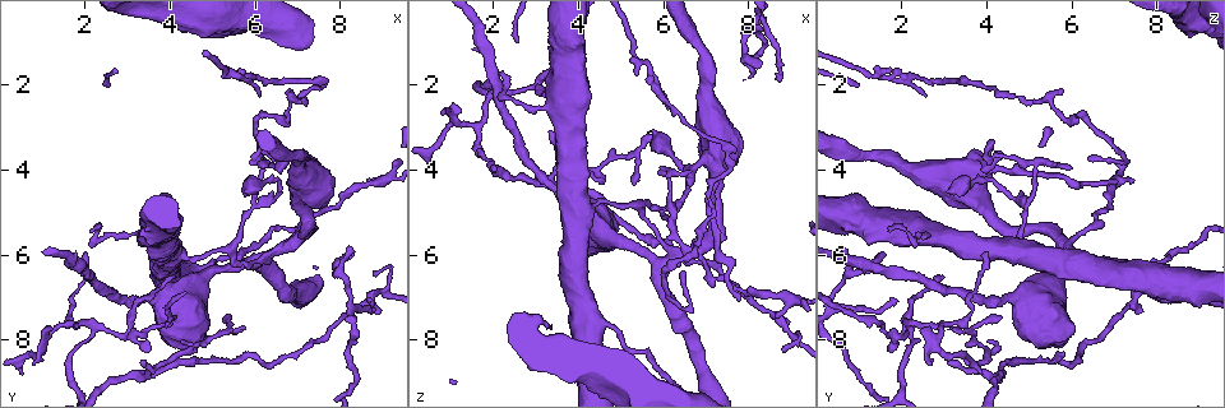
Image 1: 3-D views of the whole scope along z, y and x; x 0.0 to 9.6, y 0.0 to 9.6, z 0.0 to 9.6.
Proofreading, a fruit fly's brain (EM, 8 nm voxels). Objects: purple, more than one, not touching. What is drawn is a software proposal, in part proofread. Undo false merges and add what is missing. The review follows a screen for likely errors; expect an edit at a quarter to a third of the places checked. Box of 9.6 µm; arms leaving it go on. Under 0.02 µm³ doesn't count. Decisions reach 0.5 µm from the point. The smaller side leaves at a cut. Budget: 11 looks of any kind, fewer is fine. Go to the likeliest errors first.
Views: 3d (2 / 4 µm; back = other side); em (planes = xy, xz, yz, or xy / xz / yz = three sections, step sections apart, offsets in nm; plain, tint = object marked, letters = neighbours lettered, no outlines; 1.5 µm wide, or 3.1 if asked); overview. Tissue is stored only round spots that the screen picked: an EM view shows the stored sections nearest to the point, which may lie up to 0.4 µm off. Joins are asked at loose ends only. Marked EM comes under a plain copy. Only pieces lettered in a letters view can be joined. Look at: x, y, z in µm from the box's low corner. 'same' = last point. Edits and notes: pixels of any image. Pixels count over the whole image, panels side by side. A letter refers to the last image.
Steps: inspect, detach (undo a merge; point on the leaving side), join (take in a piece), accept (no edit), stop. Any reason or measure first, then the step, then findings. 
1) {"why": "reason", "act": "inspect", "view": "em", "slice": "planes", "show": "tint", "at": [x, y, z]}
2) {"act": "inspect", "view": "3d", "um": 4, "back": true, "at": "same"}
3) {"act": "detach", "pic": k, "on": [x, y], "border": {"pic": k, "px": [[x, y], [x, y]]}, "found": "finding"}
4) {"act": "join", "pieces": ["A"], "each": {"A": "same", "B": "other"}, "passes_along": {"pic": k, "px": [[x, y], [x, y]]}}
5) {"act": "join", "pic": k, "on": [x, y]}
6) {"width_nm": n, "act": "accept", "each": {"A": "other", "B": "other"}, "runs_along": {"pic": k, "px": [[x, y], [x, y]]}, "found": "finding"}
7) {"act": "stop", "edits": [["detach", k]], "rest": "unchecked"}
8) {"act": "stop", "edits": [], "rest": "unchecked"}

{"why": "free end", "act": "inspect", "view": "em", "slice": "yz", "step": 8, "show": "tint", "at": [6.80, 2.15, 5.80]}

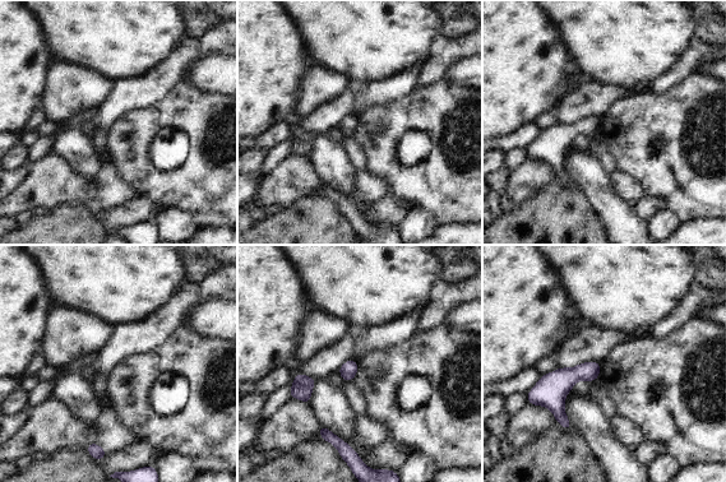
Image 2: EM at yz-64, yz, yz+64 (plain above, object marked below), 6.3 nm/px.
{"why": "cut it another way", "act": "inspect", "view": "em", "slice": "planes", "show": "letters", "at": "same"}

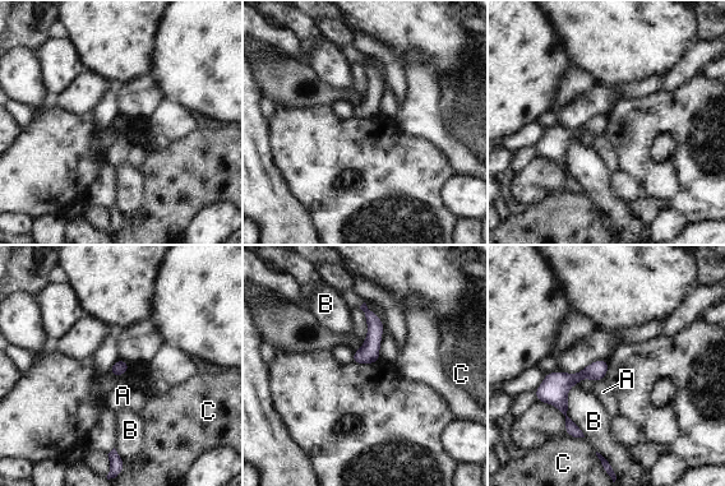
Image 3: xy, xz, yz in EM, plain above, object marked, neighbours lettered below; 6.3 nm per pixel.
{"act": "accept", "each": {"A": "other", "B": "other", "C": "other"}, "runs_along": {"pic": 3, "px": [[603, 362], [562, 389], [569, 431]]}, "found": "none of them fits"}

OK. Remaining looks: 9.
{"act": "inspect", "view": "3d", "um": 4, "at": [5.75, 7.75, 3.10]}

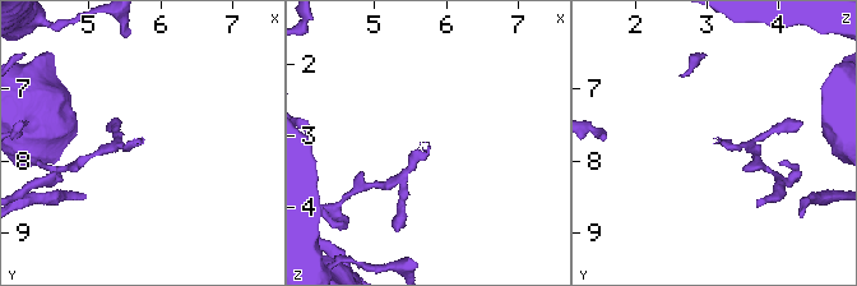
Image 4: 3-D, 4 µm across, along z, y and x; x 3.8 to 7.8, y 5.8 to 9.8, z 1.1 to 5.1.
{"act": "inspect", "view": "em", "slice": "xy", "step": 8, "show": "tint", "at": [5.75, 7.75, 3.05]}

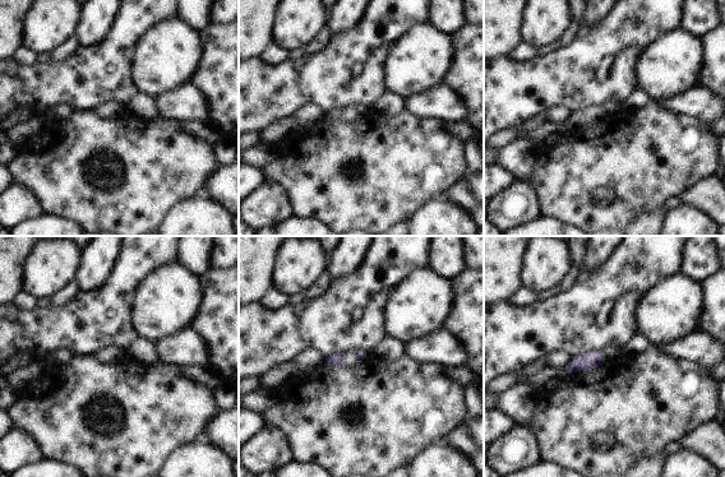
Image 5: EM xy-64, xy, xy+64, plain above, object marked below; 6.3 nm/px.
{"act": "inspect", "view": "em", "slice": "planes", "show": "letters", "at": "same"}

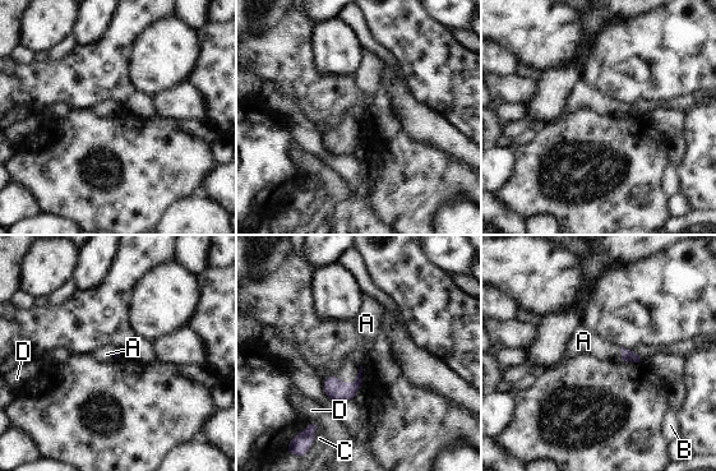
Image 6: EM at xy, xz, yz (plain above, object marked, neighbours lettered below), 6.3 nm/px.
{"act": "join", "pieces": ["A"], "each": {"A": "same", "B": "other", "C": "other", "D": "other"}, "found": "it goes on there"}

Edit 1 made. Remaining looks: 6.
{"act": "inspect", "view": "overview"}

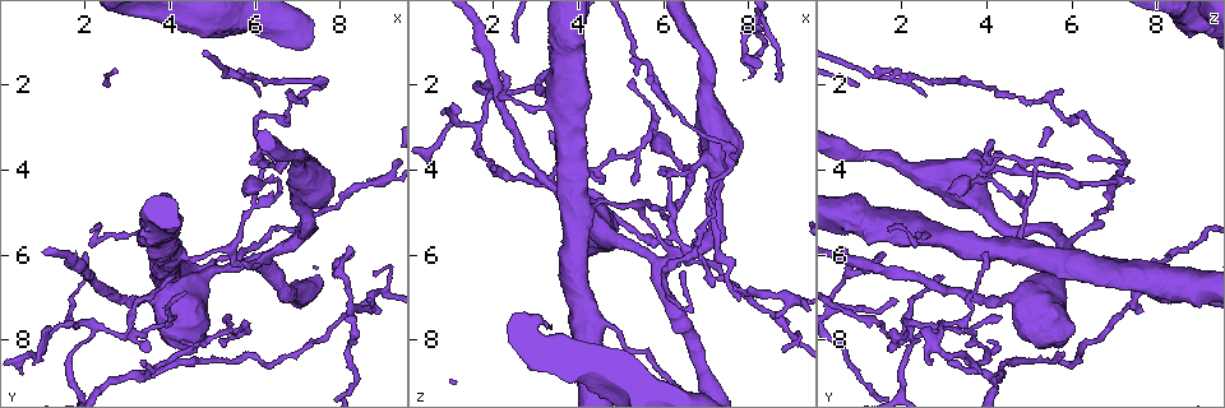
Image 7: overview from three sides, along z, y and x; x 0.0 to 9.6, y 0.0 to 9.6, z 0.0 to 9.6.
{"why": "free end", "act": "inspect", "view": "em", "slice": "planes", "show": "tint", "at": [8.60, 4.25, 7.40]}

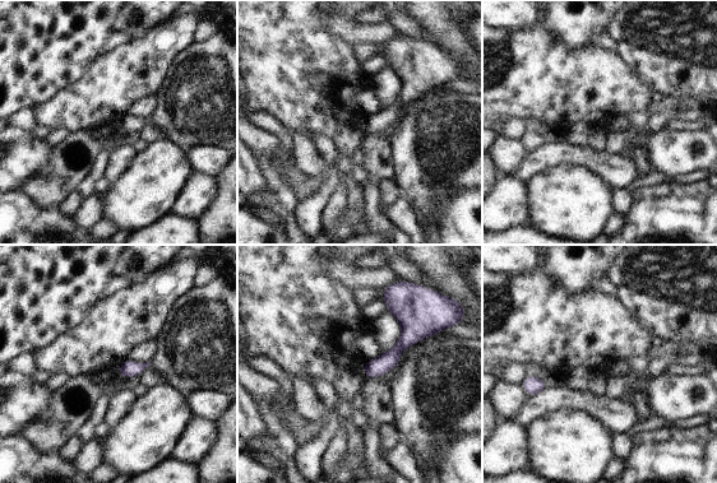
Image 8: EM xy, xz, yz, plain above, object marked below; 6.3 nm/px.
{"act": "inspect", "view": "em", "slice": "planes", "show": "letters", "at": "same"}

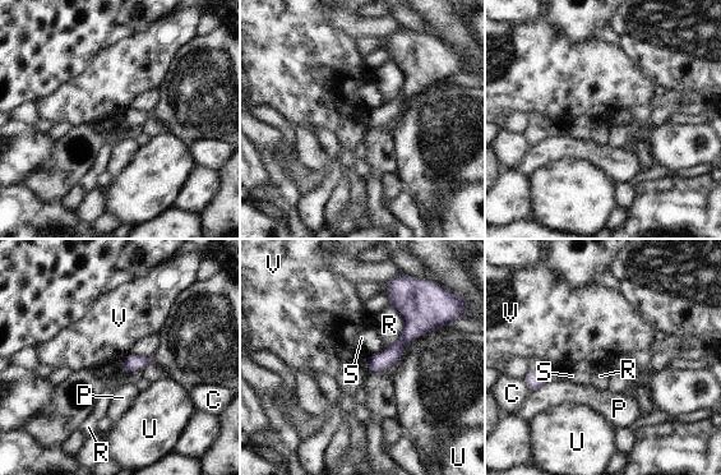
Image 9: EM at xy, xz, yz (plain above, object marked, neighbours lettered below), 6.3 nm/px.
{"longest_contact_nm": ["R", 280], "act": "accept", "each": {"C": "other", "P": "other", "R": "other", "S": "other", "U": "other", "V": "other"}, "runs_along": {"pic": 9, "px": [[389, 290], [410, 333], [373, 368]]}, "found": "none of them fits"}

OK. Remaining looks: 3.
{"why": "tapers out", "act": "inspect", "view": "em", "slice": "planes", "show": "letters", "at": [8.20, 5.80, 0.70]}

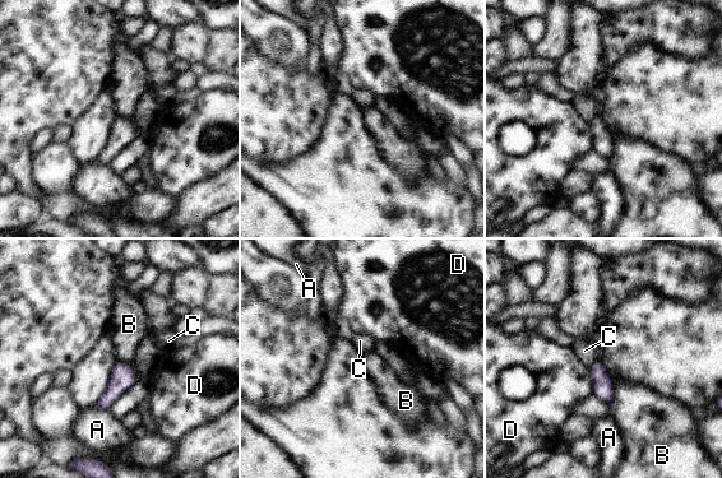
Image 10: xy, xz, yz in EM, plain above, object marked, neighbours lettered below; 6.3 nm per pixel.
{"act": "accept", "each": {"A": "other", "B": "other", "C": "other", "D": "other"}, "border": {"pic": 10, "px": [[614, 386], [614, 399], [610, 405]]}, "found": "none of them fits"}

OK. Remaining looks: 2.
{"act": "stop", "edits": [["join", 6]], "rest": "unchecked"}

